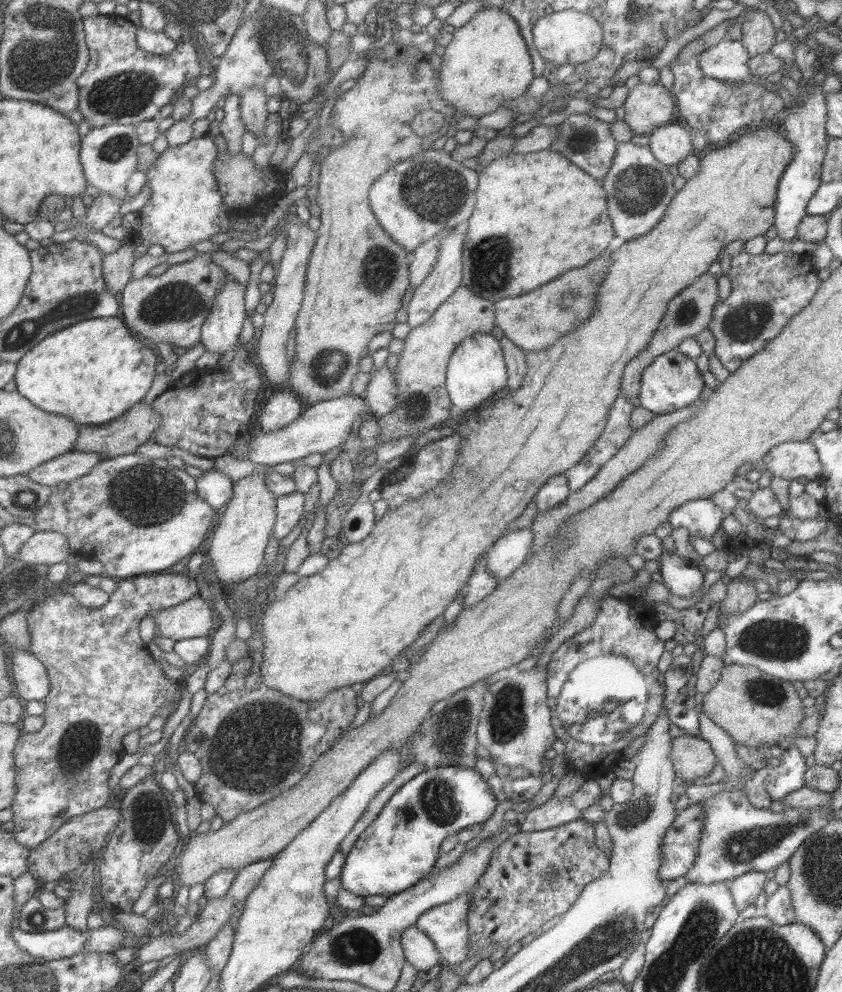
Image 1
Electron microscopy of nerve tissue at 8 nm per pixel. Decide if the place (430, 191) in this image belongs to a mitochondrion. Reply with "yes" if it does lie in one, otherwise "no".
yes

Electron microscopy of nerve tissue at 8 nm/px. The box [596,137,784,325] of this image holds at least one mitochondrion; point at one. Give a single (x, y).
(638, 189)

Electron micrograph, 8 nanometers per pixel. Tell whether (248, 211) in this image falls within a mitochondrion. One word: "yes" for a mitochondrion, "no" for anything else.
no

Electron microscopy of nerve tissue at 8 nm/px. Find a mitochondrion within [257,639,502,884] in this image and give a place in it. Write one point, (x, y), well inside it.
(438, 800)

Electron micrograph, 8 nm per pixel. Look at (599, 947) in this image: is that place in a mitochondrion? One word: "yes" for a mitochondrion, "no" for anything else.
yes

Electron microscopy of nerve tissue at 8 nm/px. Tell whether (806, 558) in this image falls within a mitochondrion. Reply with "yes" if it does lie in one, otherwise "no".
no

